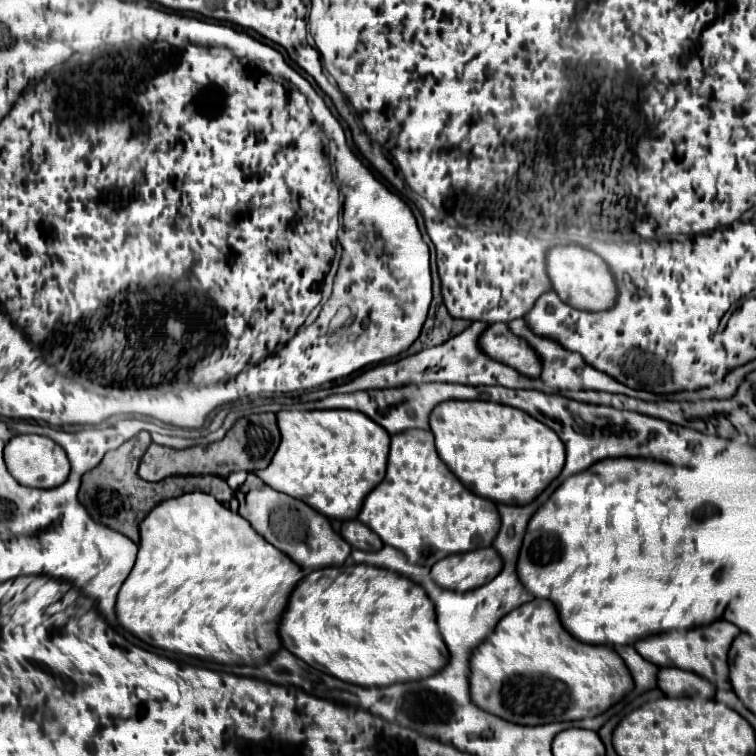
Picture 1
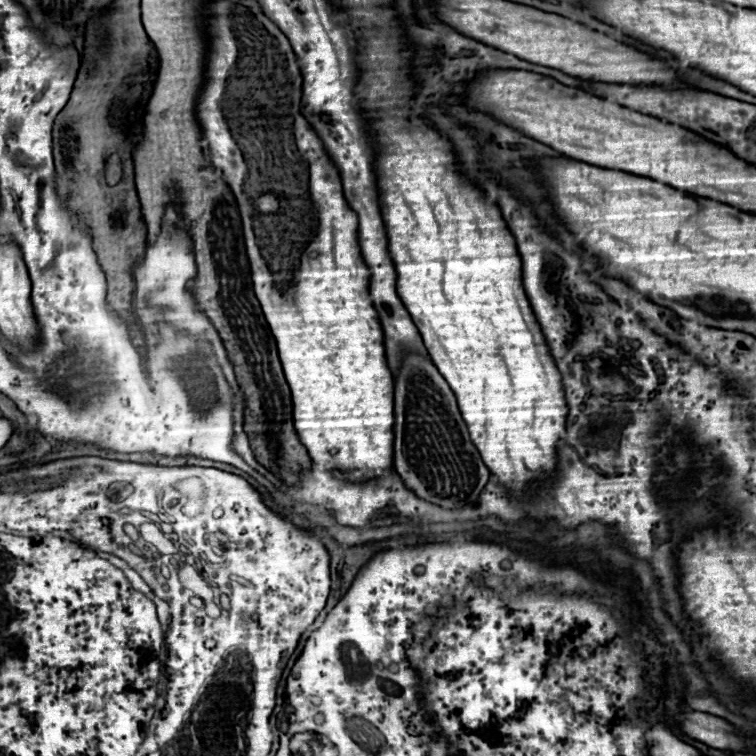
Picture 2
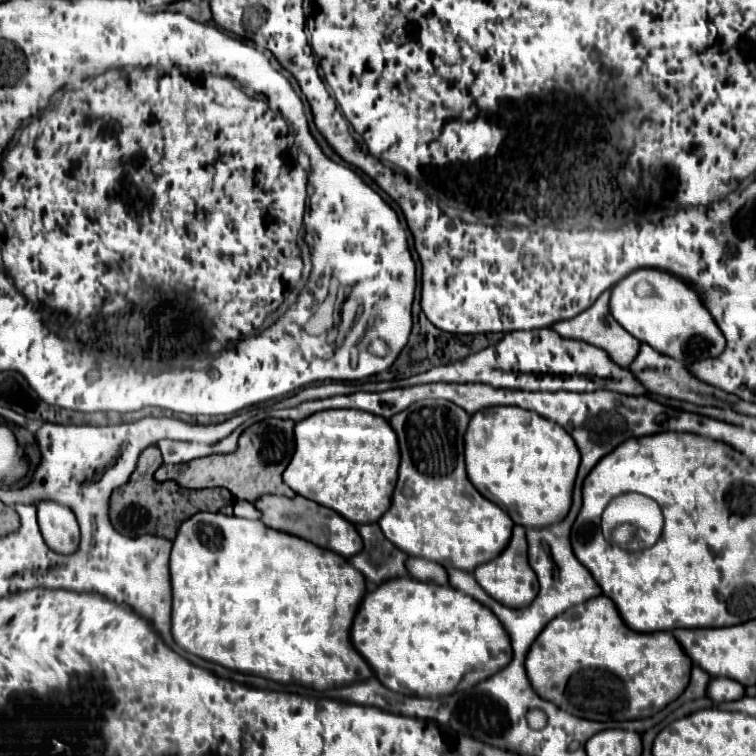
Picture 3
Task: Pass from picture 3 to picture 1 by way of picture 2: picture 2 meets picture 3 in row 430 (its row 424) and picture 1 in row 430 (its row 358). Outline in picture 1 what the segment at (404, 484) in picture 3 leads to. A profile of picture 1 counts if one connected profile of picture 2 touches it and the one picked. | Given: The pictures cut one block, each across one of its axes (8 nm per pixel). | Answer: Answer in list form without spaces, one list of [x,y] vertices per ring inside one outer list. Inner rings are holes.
[[[410,428],[392,436],[386,478],[366,496],[358,520],[364,522],[370,530],[374,530],[384,544],[390,544],[400,552],[404,552],[412,564],[420,564],[428,568],[438,560],[442,560],[444,556],[492,546],[500,530],[500,514],[496,504],[488,498],[470,492],[440,460],[434,446],[432,432],[418,430],[418,428]]]

